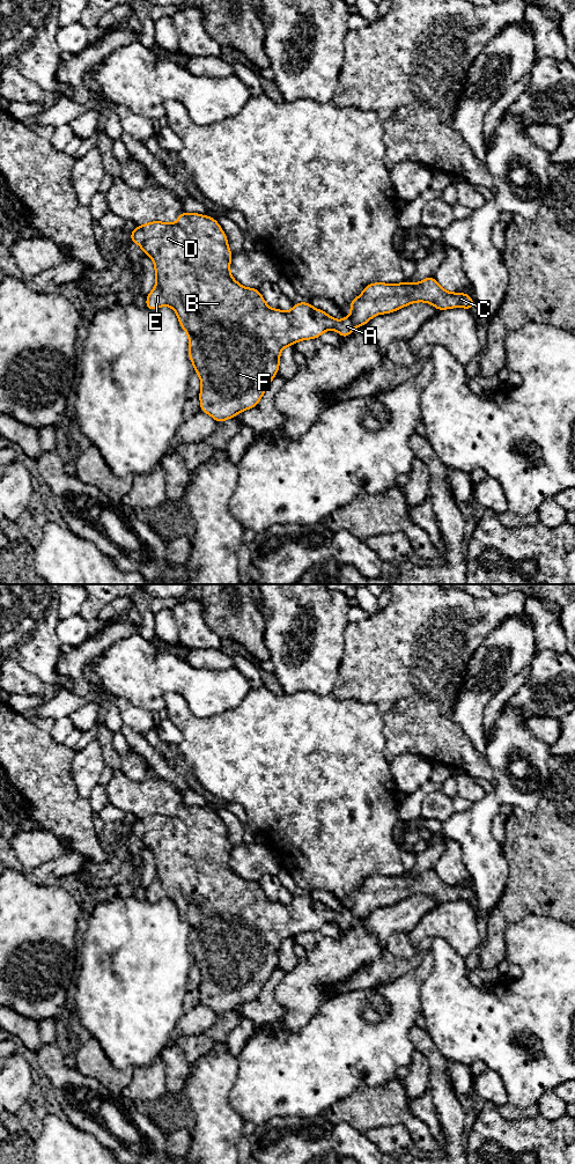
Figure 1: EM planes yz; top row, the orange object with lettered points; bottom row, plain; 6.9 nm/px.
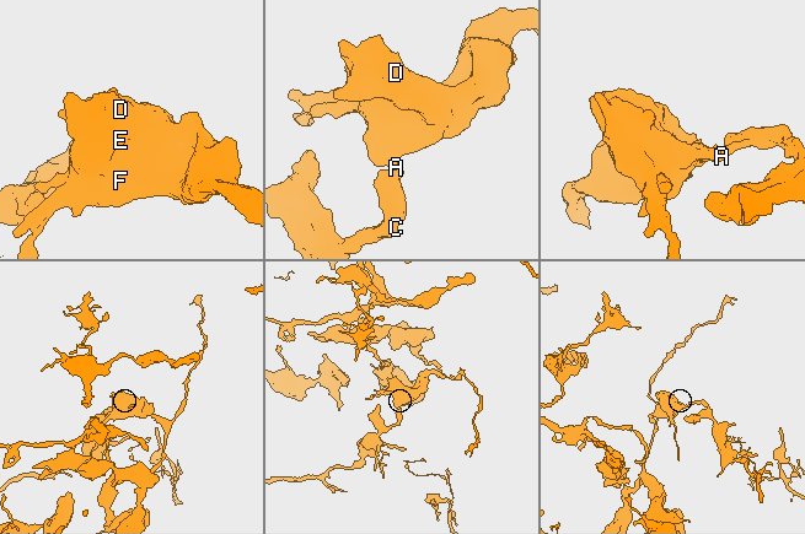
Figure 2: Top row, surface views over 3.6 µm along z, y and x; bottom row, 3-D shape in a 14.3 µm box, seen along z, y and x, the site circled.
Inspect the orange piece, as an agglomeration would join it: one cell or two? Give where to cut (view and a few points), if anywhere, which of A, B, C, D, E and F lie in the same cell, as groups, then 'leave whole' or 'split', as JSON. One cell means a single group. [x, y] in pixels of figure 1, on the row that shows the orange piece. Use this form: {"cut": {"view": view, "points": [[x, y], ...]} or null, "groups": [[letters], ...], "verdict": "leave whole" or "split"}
{"cut": null, "groups": [["A", "B", "C", "D", "E", "F"]], "verdict": "leave whole"}

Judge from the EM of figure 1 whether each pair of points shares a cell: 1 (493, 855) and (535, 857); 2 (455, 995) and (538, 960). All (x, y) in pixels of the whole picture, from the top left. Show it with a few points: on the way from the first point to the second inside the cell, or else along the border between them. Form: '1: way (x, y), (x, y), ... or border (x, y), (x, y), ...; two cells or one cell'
1: border (501, 845), (508, 867), (506, 883); two cells
2: way (478, 996), (510, 996), (523, 984); one cell

